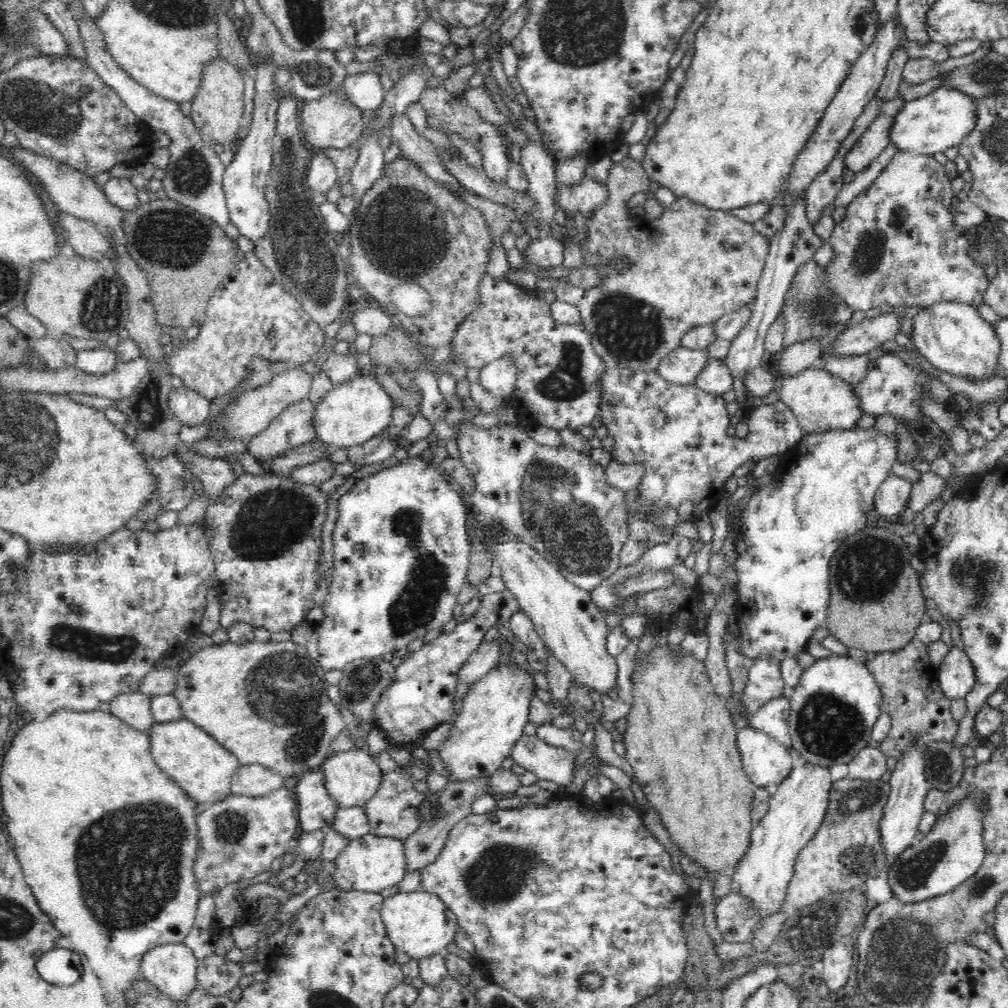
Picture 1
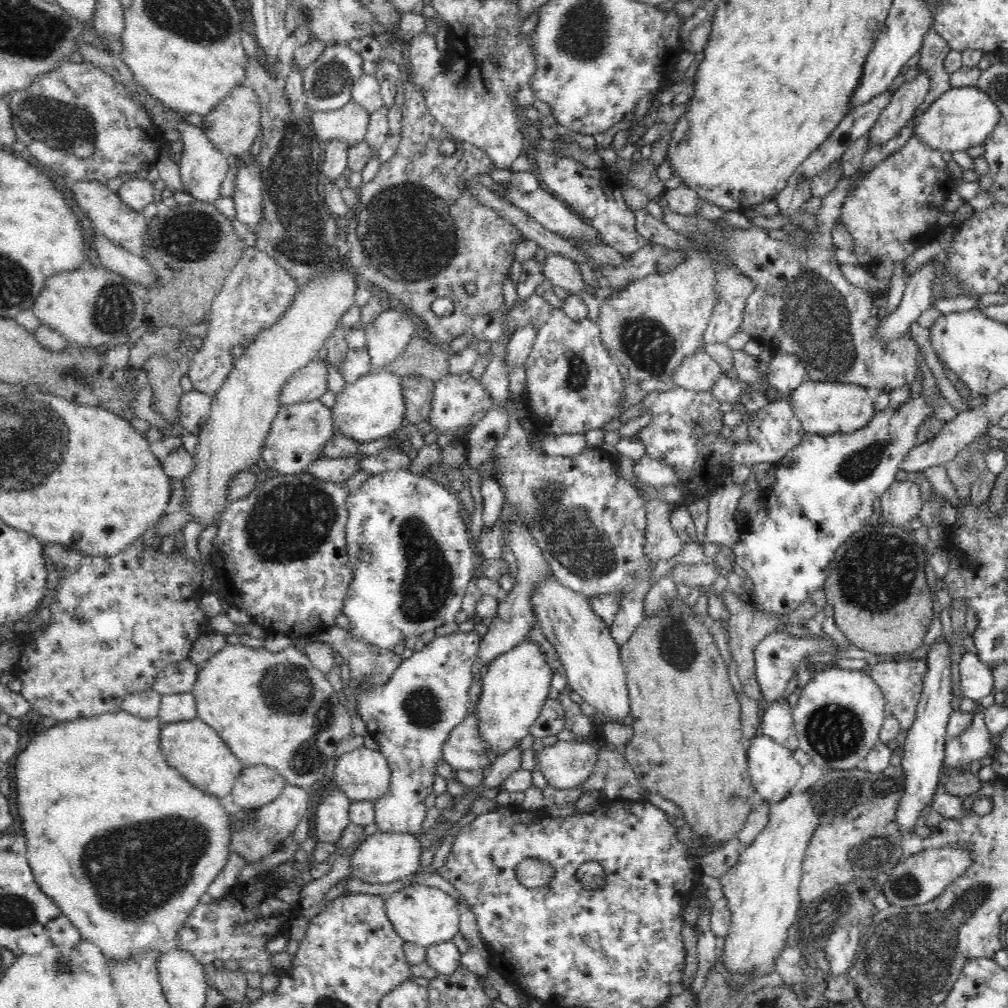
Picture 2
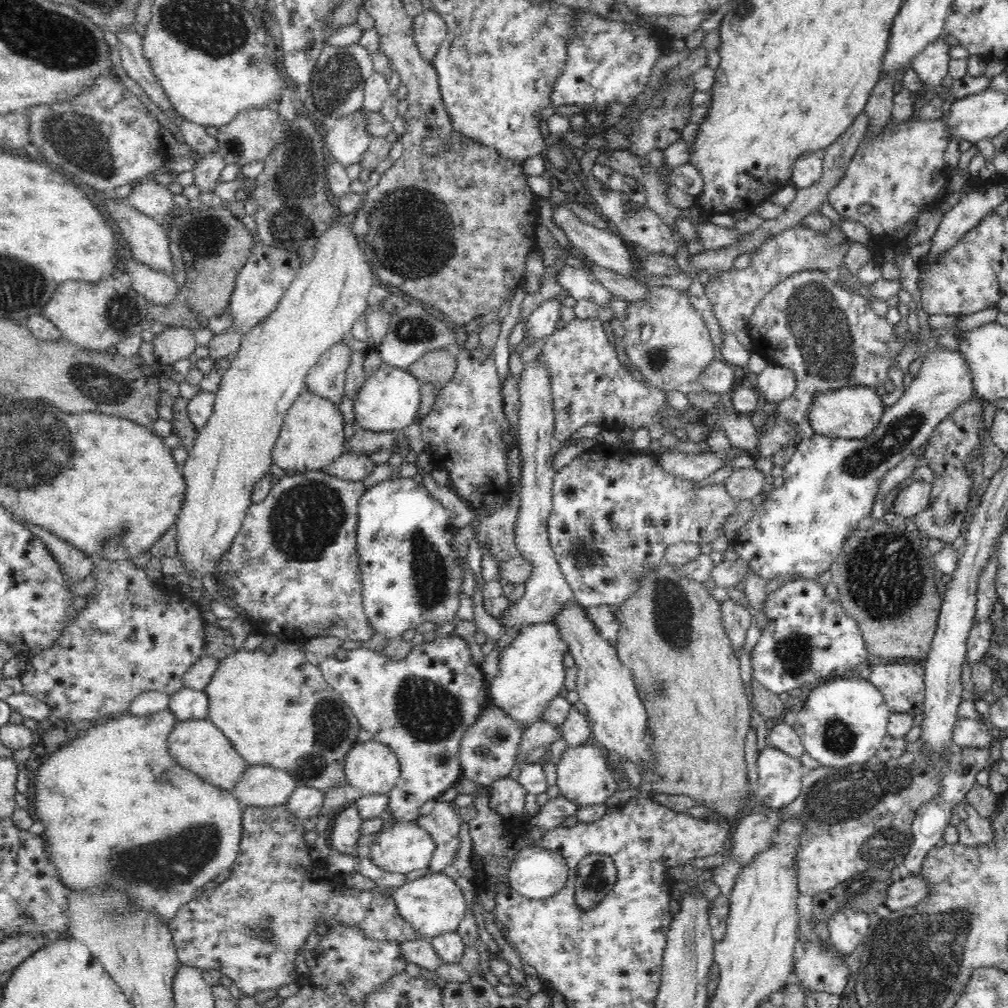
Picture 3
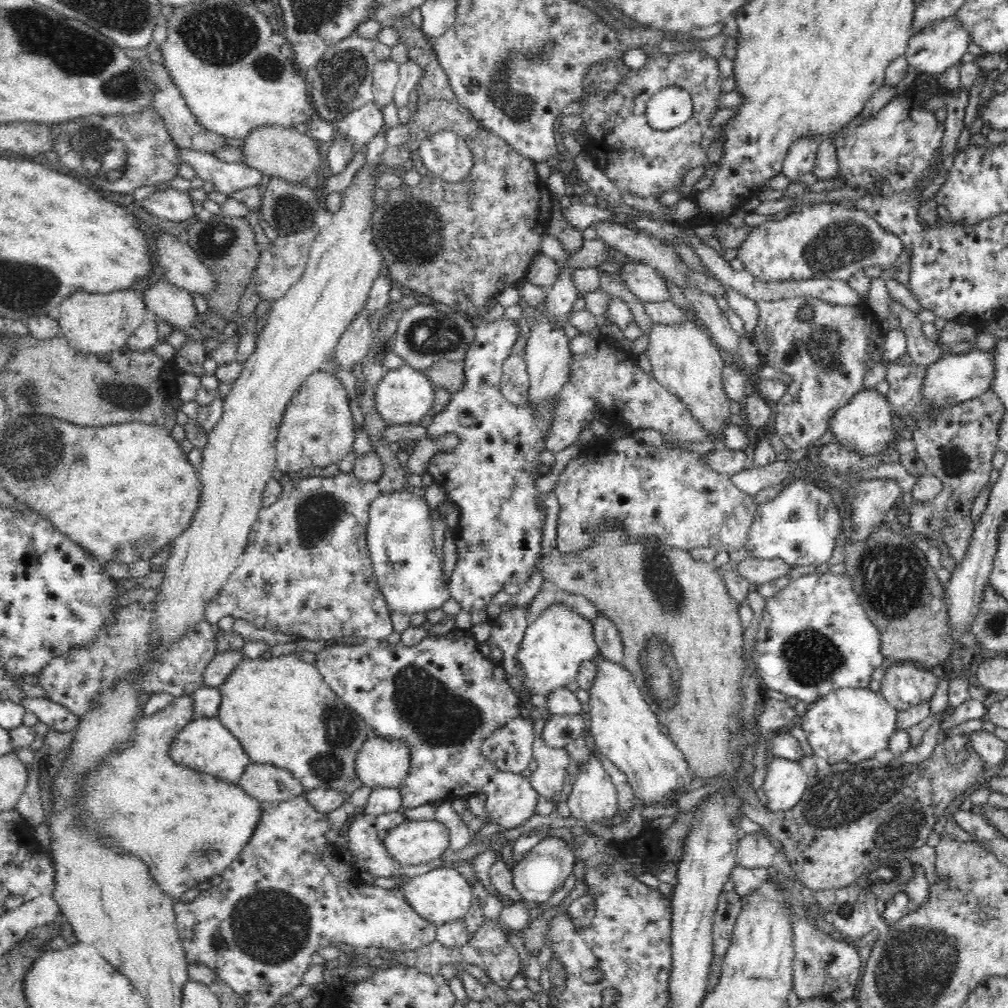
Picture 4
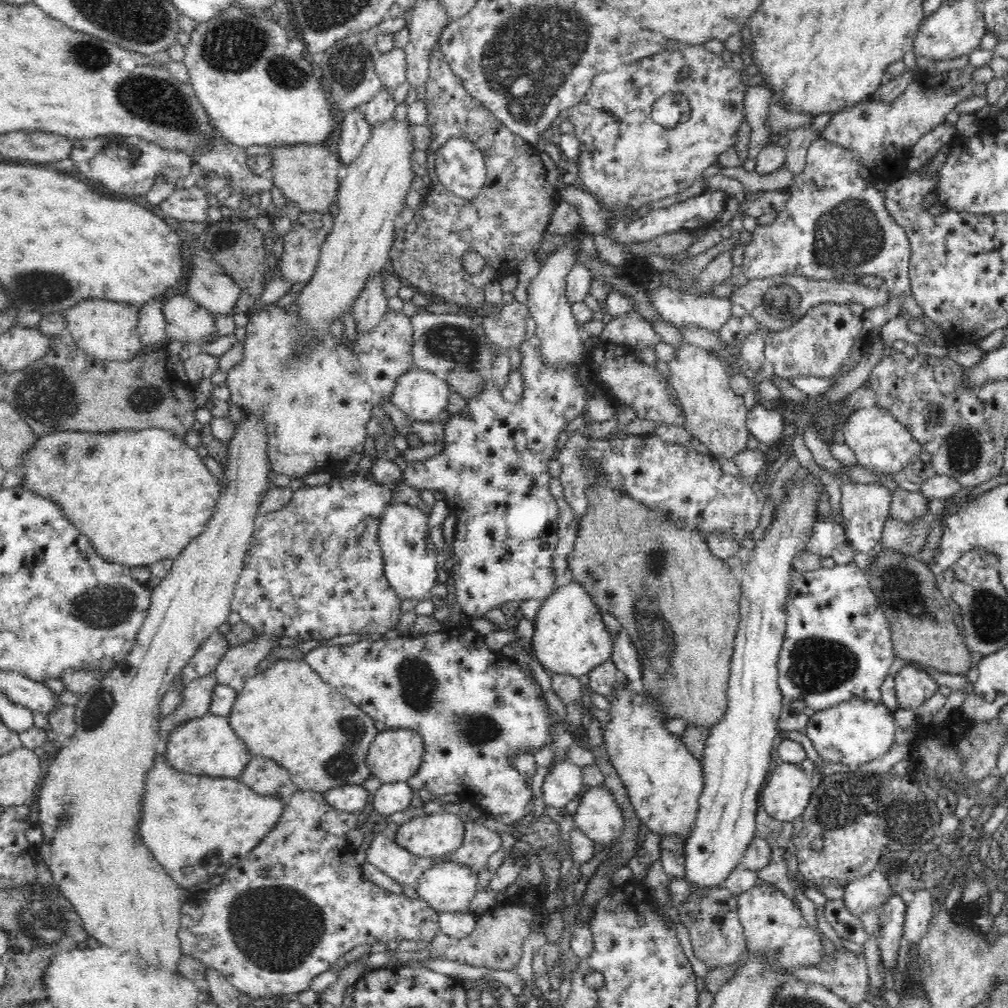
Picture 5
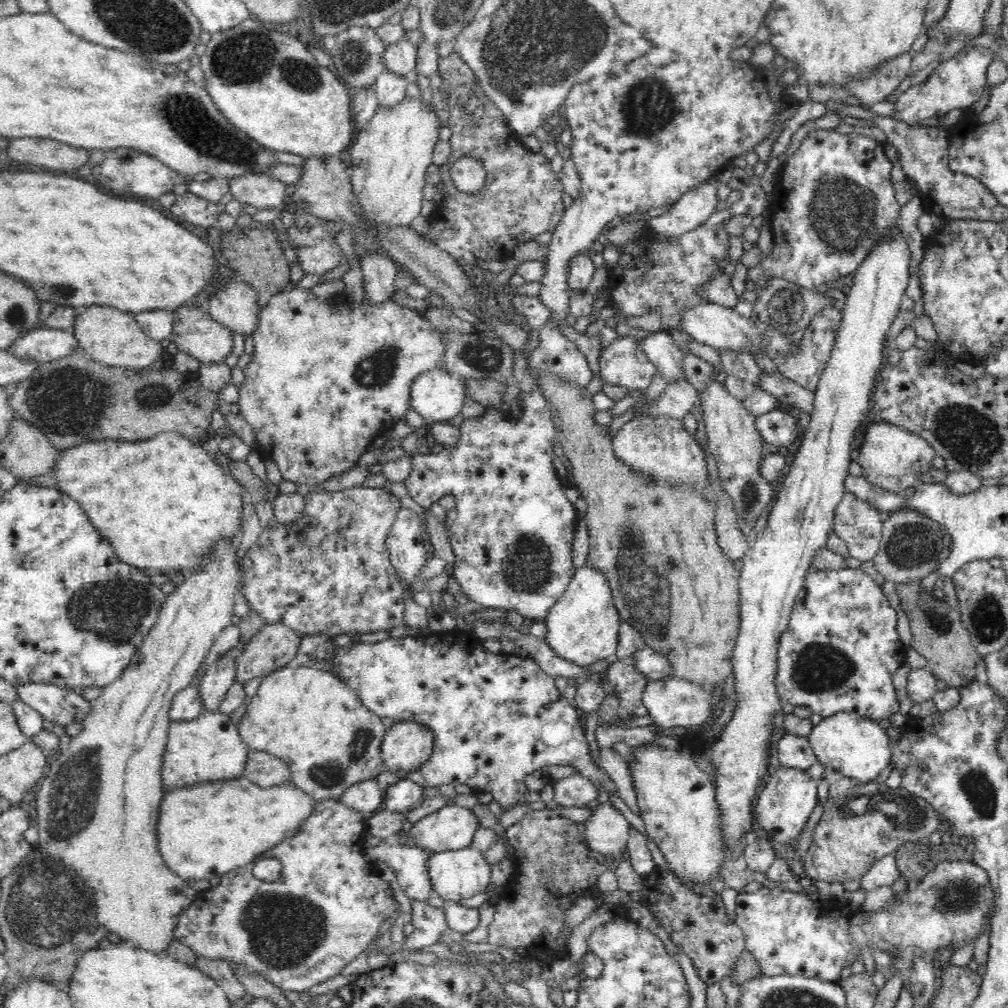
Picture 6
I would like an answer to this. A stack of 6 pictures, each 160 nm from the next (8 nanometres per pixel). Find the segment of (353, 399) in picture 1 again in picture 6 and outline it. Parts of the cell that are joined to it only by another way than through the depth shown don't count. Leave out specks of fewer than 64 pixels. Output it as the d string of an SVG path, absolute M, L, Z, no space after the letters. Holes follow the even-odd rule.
M444 366L420 374L412 384L412 408L423 417L426 425L445 423L457 418L468 399L468 389L462 376L453 374Z

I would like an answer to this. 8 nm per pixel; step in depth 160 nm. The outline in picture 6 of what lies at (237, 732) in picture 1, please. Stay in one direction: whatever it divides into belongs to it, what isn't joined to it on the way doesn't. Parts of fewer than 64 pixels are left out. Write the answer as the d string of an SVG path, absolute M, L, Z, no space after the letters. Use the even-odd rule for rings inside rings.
M293 665L288 667L284 666L284 668L280 668L276 670L276 672L272 672L272 674L262 678L256 694L247 705L245 714L242 716L237 728L243 741L249 746L250 750L266 751L268 754L272 754L272 756L282 758L290 770L290 781L292 781L293 784L296 784L299 788L303 788L305 792L309 792L309 794L315 796L317 800L340 802L344 794L353 785L356 785L358 782L376 779L379 774L387 770L387 763L382 756L382 742L384 742L384 736L386 736L388 728L384 726L380 718L380 715L374 713L370 707L364 705L364 701L362 701L358 690L350 687L348 683L344 683L336 674L330 671L324 672L323 670L316 670L315 668Z

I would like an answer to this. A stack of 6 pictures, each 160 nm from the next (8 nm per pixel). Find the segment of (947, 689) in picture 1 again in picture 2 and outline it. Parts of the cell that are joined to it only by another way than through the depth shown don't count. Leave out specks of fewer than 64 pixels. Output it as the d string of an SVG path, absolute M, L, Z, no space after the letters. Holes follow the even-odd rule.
M965 653L960 658L959 692L978 703L994 692L994 677L988 663L980 660L976 653Z

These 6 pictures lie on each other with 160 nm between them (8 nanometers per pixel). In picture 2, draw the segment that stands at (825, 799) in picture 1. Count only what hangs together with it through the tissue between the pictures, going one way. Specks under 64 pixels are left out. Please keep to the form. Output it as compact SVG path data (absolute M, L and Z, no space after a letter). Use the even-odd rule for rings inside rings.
M808 790L806 793L792 792L783 802L770 804L770 808L771 818L764 832L750 846L743 849L738 862L730 870L718 877L722 888L720 895L728 900L731 912L731 925L722 941L720 964L724 964L724 968L728 970L730 986L736 992L748 990L748 982L754 982L756 978L768 976L776 970L776 962L780 960L780 954L786 948L788 928L794 927L797 912L801 910L799 889L803 860L814 830L820 824L817 814L813 812L812 797L808 795Z

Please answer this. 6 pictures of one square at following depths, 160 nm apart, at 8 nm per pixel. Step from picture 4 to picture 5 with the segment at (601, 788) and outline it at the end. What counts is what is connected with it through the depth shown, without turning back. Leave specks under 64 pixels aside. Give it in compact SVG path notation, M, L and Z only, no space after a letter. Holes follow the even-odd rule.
M606 787L604 789L596 789L596 788L586 788L584 794L579 798L580 804L576 810L576 814L574 814L575 826L582 830L582 832L594 843L603 844L605 851L606 846L610 846L610 844L614 844L618 838L622 837L623 829L624 829L624 816L622 816L622 810L620 810L620 806L615 802L614 796L612 796L609 789Z

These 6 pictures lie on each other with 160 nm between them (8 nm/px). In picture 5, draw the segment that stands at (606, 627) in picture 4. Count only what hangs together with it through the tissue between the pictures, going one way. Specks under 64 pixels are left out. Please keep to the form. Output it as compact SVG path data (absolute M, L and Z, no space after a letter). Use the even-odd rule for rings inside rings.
M624 630L618 636L614 636L614 652L611 658L614 665L628 677L629 690L643 694L642 661L640 661L637 646L632 643L632 639Z

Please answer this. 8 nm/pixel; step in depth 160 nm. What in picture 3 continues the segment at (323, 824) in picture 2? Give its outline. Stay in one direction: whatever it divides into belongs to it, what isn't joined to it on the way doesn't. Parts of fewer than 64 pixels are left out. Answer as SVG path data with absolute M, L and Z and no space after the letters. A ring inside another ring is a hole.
M354 803L347 804L340 809L339 814L335 817L334 826L332 826L331 846L338 849L341 853L352 858L358 859L358 840L363 835L363 820L360 817L358 809Z

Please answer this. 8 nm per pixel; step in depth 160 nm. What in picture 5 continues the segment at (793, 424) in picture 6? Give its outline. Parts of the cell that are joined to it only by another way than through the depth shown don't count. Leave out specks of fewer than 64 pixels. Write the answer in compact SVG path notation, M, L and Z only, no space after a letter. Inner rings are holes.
M756 403L749 412L748 425L751 434L759 442L772 445L784 436L786 424L778 411L766 409L760 403Z

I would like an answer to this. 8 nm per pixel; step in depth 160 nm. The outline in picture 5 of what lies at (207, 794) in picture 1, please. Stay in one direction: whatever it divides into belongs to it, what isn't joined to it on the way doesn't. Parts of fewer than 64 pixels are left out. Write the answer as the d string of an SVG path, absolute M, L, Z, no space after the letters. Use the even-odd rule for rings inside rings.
M208 713L180 723L167 734L166 743L167 749L163 754L166 765L178 773L196 777L239 779L252 756L246 743L230 725L229 715Z

